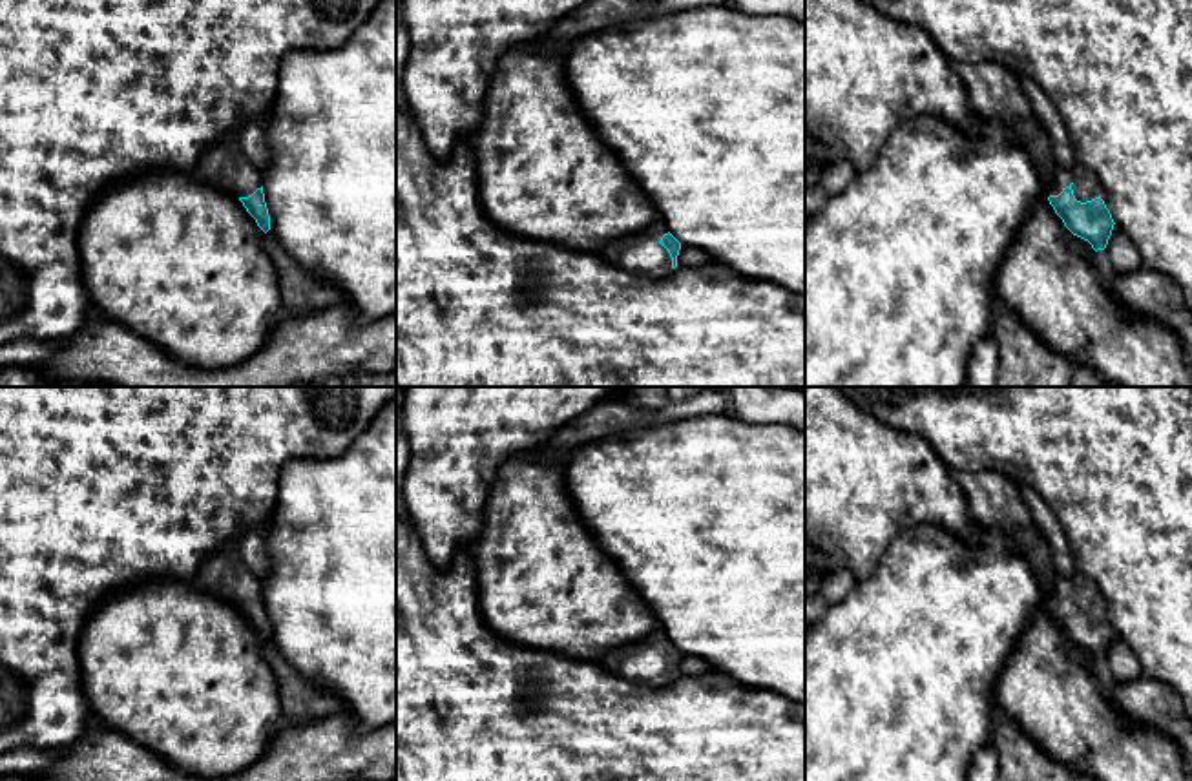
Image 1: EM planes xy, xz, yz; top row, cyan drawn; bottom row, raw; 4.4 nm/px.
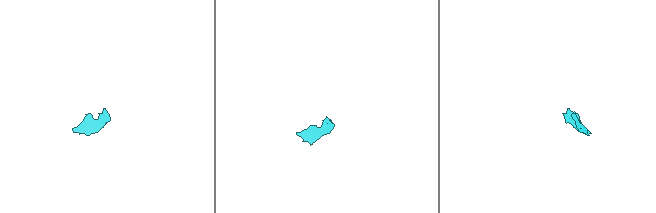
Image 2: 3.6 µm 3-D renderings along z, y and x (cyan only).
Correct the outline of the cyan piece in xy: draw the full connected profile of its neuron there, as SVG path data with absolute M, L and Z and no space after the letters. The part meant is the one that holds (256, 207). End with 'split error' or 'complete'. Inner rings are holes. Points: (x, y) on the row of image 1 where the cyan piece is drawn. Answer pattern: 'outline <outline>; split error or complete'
outline M237 131L225 133L203 151L193 177L217 190L235 193L257 226L265 234L270 230L261 175L243 153Z; split error

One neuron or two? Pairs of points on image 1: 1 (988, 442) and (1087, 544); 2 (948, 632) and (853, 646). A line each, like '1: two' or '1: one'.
1: one
2: one

